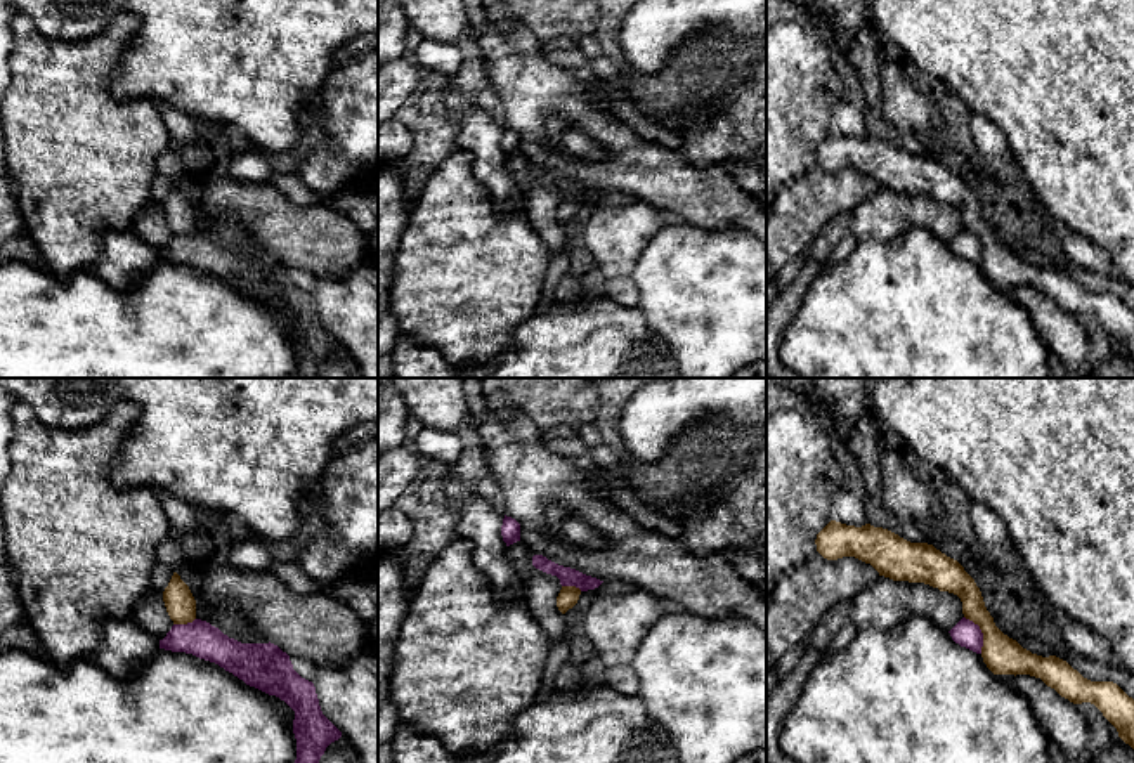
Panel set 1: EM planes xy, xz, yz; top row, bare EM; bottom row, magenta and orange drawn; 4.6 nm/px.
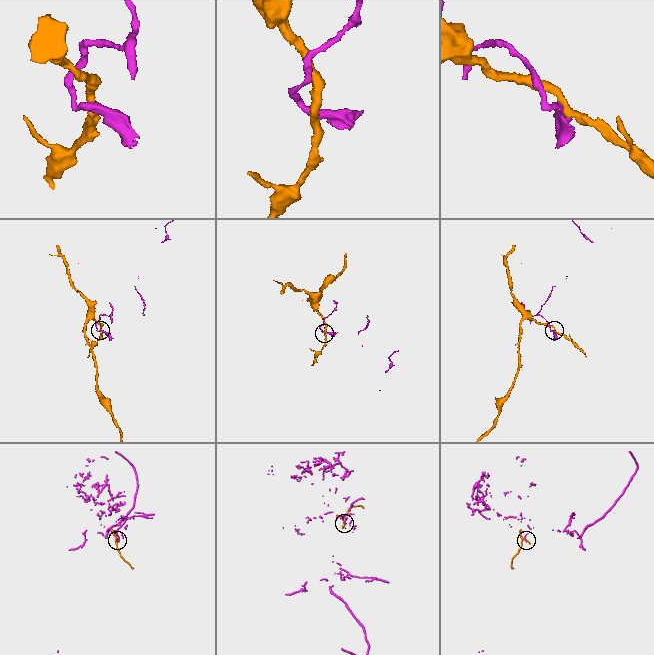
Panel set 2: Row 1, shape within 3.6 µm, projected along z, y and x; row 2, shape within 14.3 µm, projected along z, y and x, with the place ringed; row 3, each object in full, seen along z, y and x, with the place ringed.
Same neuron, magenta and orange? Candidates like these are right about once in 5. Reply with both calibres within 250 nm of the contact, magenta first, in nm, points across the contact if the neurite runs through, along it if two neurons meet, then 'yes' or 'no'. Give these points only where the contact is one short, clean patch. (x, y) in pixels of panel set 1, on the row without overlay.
120 nm thick on the magenta side, 180 nm on the other; border along yz (964, 228), (982, 245), (982, 264); no

